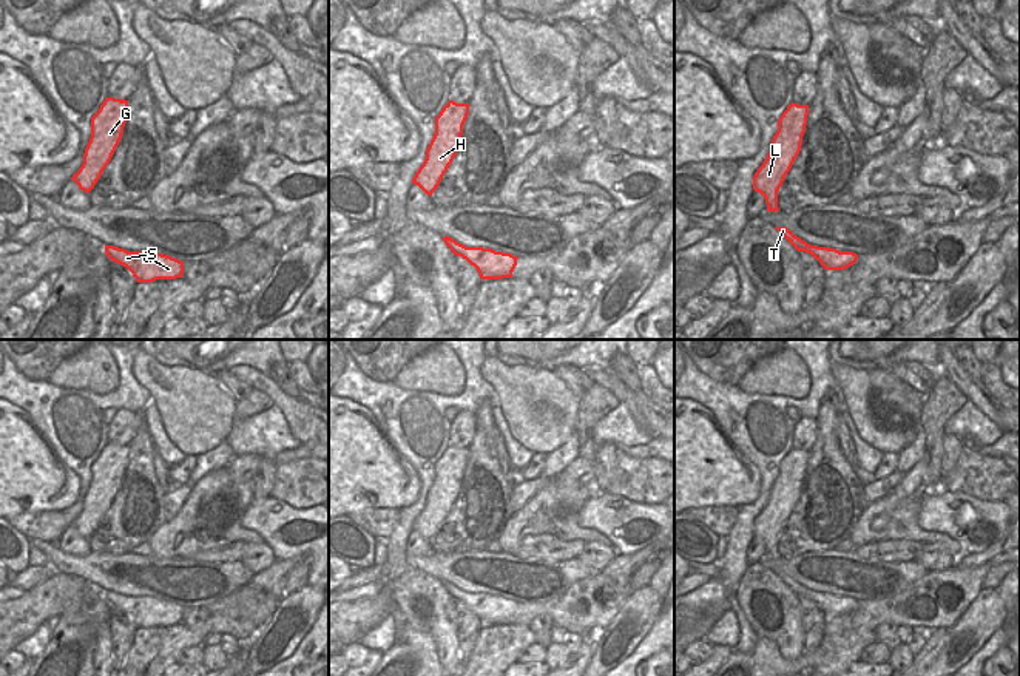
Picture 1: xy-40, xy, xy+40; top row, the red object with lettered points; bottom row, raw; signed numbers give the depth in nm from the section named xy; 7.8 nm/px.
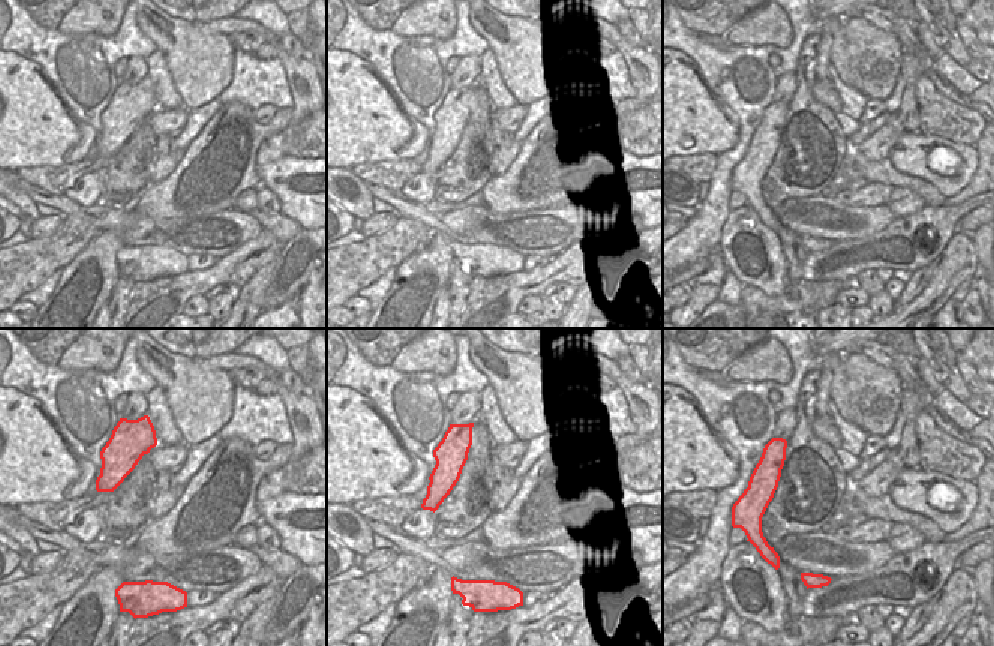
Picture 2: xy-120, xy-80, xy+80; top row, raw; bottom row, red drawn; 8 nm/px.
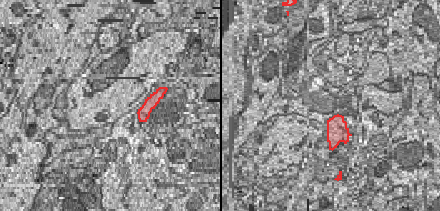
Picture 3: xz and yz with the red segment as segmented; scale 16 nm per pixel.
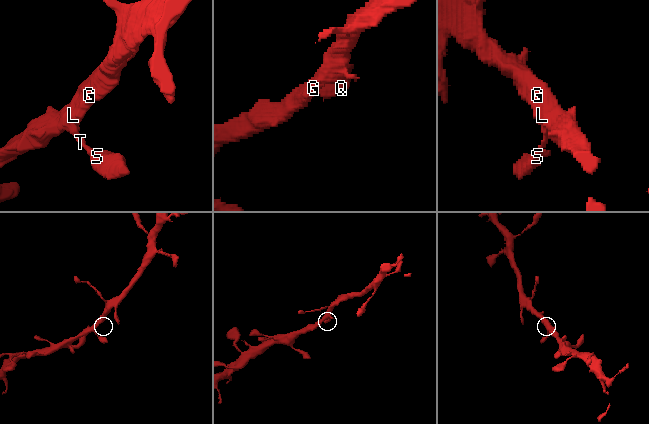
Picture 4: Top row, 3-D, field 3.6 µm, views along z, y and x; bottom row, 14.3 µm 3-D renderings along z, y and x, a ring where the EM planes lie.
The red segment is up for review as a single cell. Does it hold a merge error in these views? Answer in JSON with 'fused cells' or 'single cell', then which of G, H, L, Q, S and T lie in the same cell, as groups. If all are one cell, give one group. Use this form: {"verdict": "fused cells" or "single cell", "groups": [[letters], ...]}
{"verdict": "single cell", "groups": [["G", "H", "L", "Q", "S", "T"]]}

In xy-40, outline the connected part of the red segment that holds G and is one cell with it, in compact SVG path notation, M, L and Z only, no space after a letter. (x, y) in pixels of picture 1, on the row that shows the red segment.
M106 97L91 117L91 137L85 148L83 164L71 177L80 190L90 193L110 164L128 119L128 100Z

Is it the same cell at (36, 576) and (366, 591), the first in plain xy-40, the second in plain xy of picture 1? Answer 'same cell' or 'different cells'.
different cells

